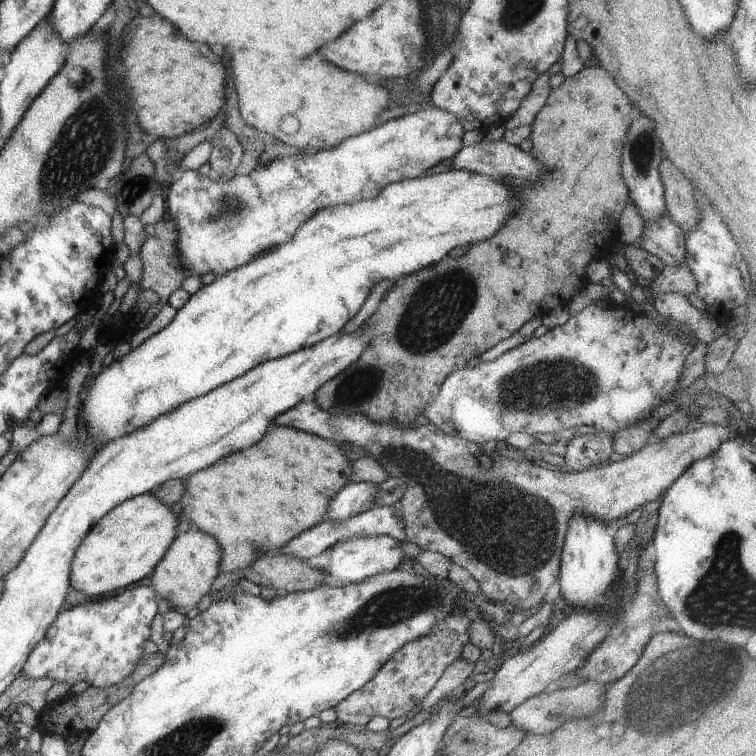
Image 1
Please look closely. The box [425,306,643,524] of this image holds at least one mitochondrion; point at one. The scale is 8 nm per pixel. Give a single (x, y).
(555, 382)

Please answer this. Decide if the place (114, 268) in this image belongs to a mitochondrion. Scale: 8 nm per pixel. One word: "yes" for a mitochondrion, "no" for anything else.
no

